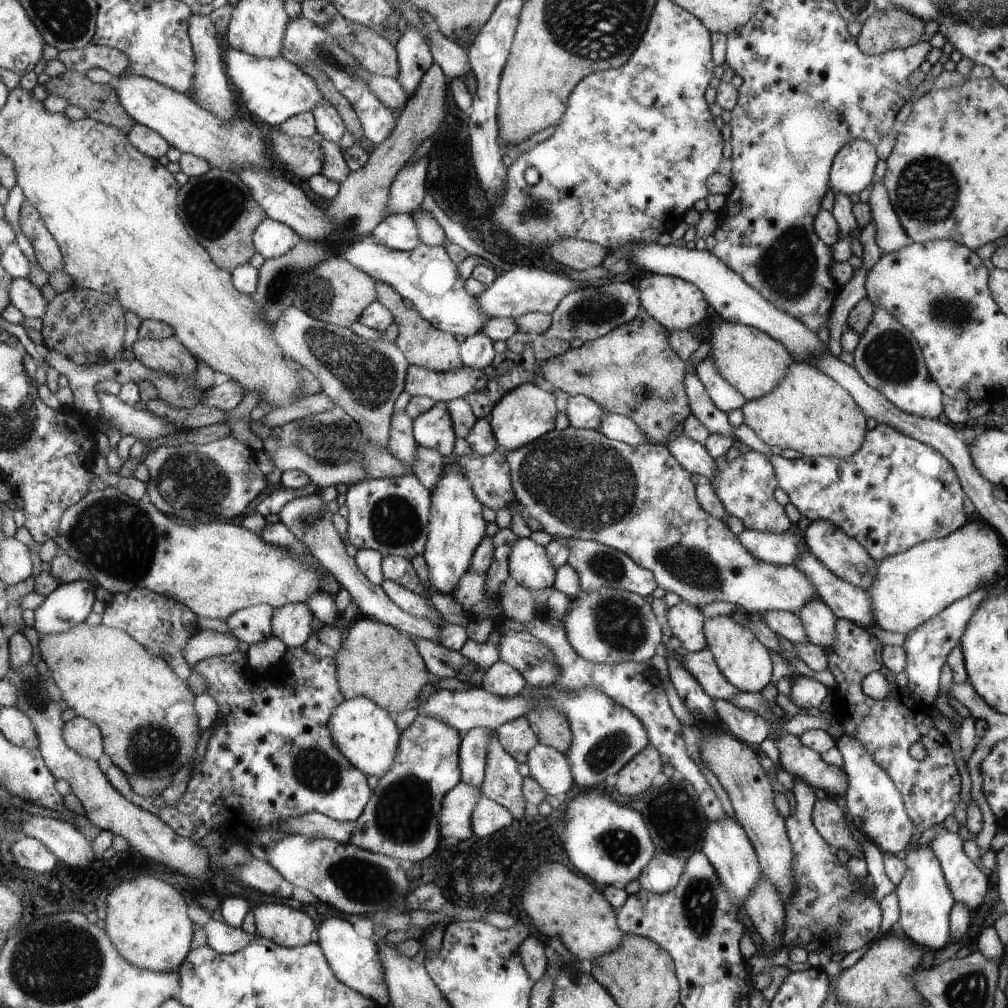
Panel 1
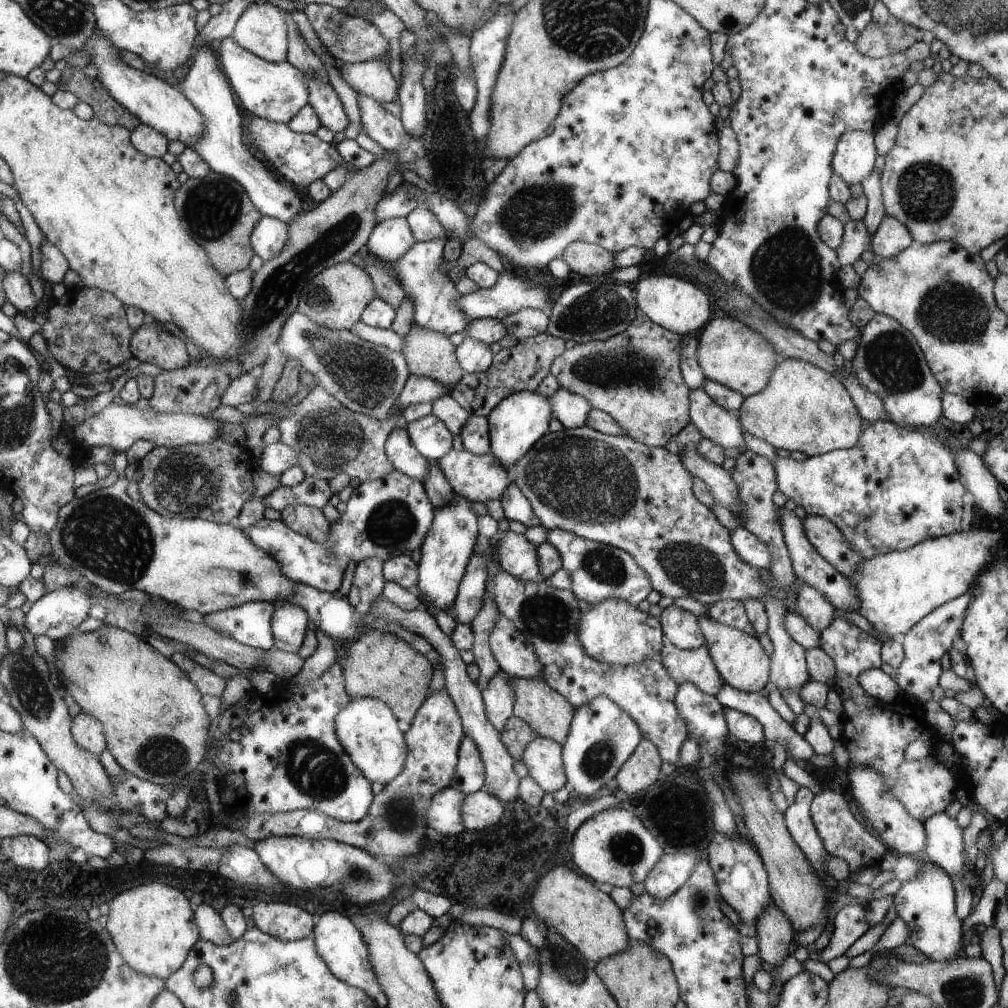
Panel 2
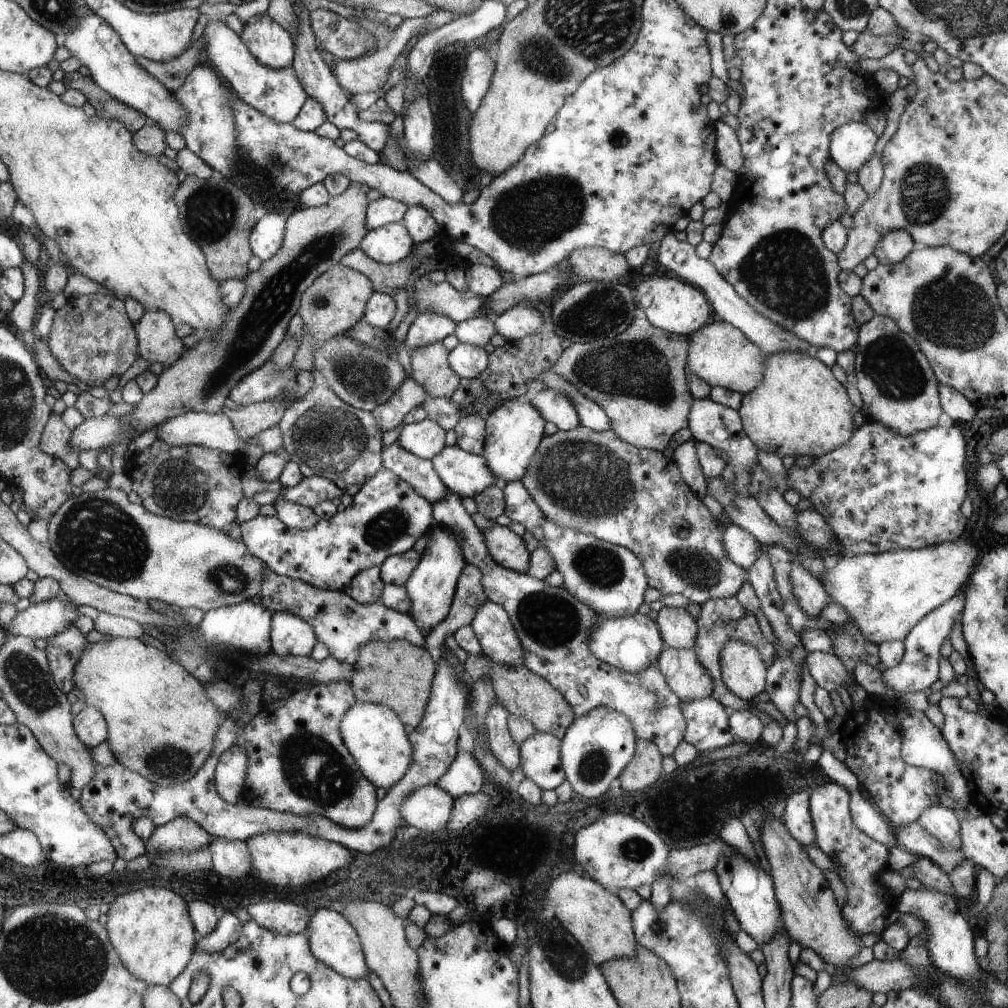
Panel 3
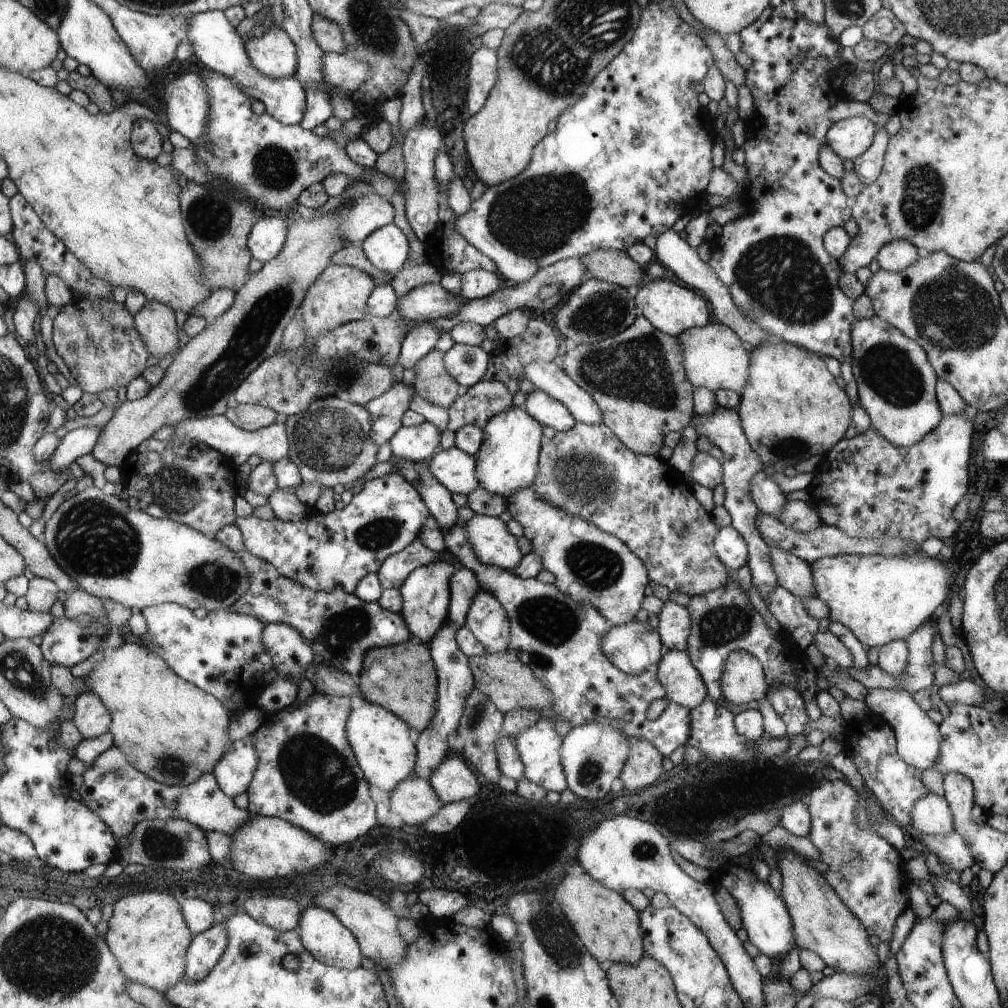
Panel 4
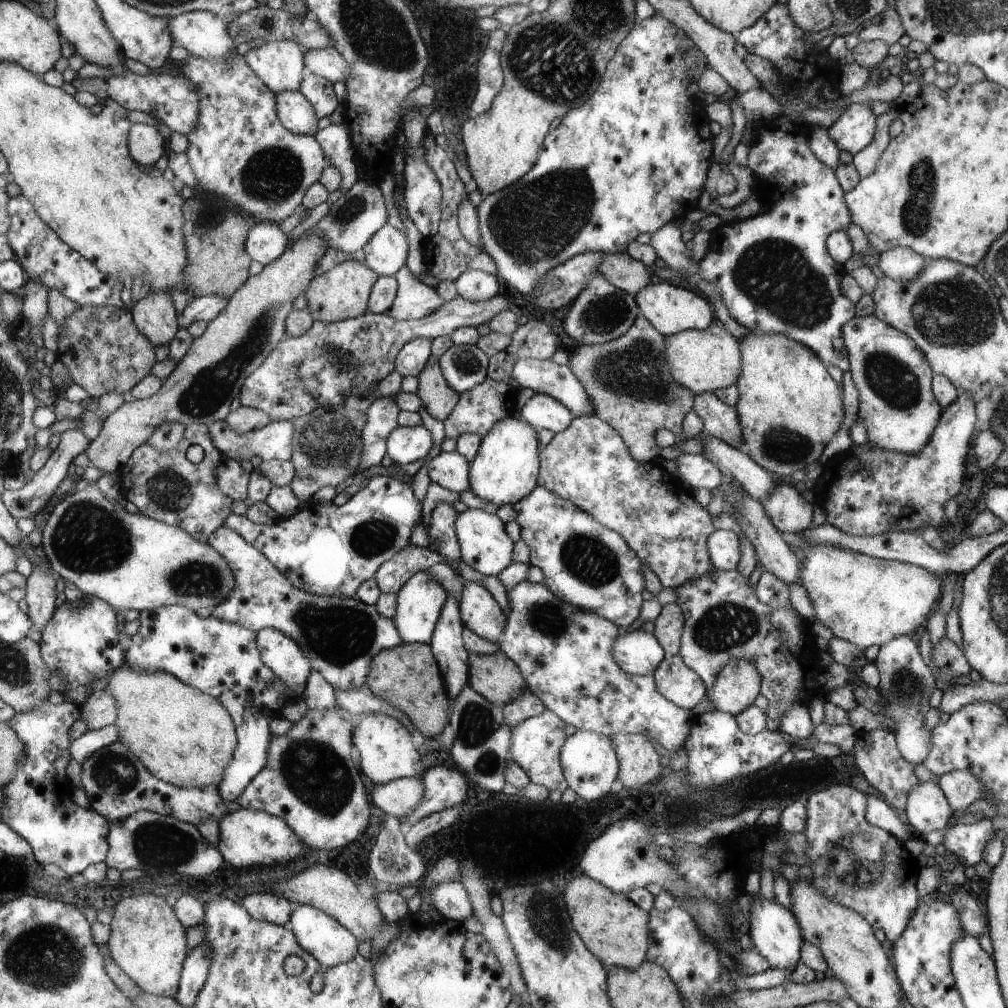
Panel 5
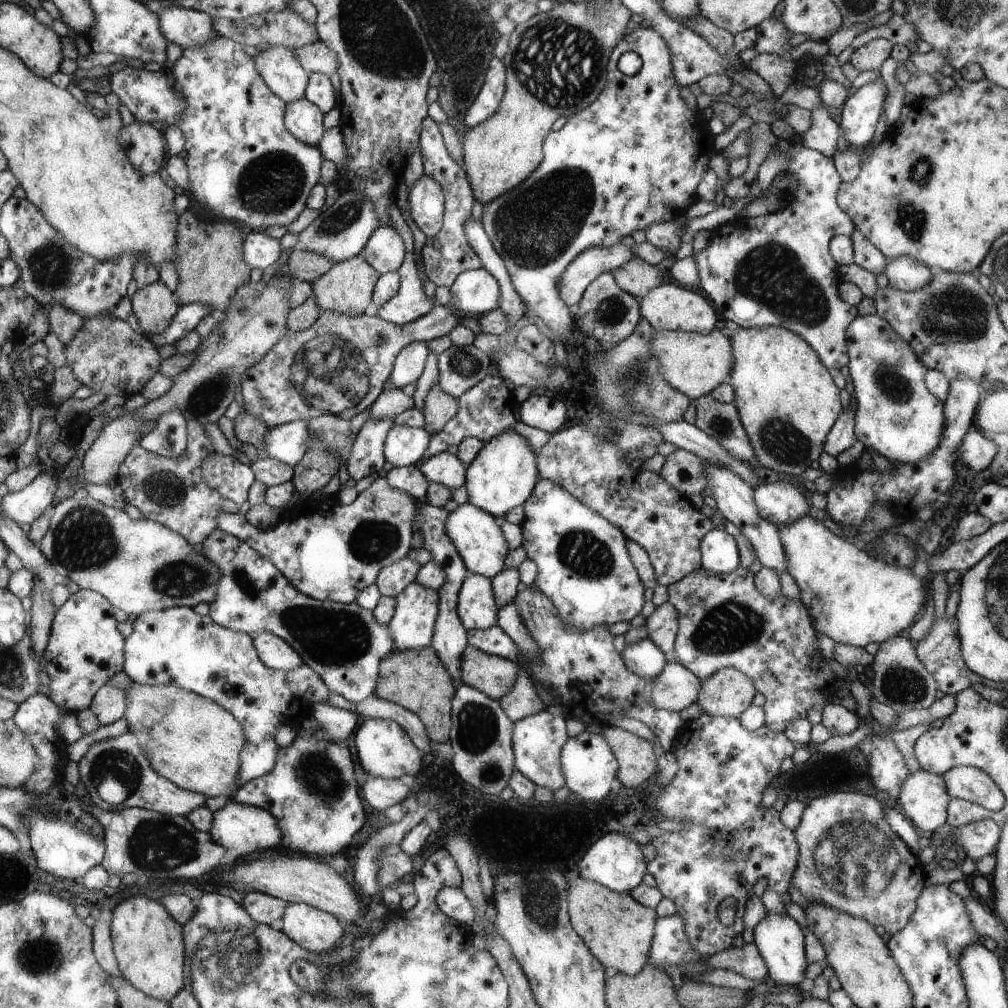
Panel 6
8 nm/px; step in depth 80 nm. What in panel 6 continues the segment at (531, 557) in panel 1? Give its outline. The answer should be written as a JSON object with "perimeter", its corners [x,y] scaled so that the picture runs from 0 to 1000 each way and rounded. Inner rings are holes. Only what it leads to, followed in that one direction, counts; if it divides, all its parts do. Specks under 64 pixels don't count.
{"perimeter":[[[464,498],[445,508],[445,513],[441,519],[445,533],[449,535],[456,547],[465,568],[478,570],[488,575],[501,563],[506,544],[505,537],[497,525],[495,514]]]}

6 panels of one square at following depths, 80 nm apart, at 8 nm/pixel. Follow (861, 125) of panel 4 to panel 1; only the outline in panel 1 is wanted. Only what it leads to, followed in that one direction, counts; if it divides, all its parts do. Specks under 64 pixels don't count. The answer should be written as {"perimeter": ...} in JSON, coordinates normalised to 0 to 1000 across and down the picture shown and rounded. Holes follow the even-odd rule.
{"perimeter":[[[854,138],[840,141],[826,160],[822,173],[823,188],[839,194],[852,192],[865,181],[871,159],[866,143]]]}

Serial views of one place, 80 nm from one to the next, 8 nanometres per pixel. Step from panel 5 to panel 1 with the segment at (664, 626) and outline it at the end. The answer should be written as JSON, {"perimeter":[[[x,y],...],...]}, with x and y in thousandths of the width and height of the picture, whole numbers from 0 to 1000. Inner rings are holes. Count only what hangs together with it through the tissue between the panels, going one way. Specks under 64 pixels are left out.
{"perimeter":[[[675,596],[665,602],[659,614],[667,624],[674,643],[685,648],[701,643],[700,634],[696,628],[696,621],[700,615],[698,607],[683,596]]]}

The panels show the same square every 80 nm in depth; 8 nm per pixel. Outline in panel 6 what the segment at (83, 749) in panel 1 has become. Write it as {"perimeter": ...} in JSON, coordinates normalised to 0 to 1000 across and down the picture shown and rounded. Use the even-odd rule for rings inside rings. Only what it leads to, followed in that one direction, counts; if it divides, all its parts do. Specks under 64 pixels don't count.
{"perimeter":[[[101,680],[92,691],[88,703],[97,711],[99,719],[108,719],[119,714],[125,706],[126,692],[123,685]]]}

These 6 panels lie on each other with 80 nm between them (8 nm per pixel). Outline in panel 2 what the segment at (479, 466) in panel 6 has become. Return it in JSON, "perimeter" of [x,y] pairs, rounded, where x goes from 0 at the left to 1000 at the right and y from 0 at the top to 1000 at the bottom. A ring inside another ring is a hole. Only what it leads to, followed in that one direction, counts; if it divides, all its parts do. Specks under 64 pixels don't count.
{"perimeter":[[[514,388],[497,397],[484,411],[486,449],[494,453],[503,464],[512,461],[544,427],[544,420],[549,415],[545,395],[534,388]]]}

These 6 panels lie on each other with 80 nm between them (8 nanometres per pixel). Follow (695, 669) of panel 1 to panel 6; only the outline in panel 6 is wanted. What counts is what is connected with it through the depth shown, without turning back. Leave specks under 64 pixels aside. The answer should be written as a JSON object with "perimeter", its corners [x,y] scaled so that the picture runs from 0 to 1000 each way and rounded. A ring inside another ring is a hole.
{"perimeter":[[[669,654],[663,655],[659,667],[645,675],[644,692],[654,703],[679,704],[691,696],[695,687],[695,673]]]}

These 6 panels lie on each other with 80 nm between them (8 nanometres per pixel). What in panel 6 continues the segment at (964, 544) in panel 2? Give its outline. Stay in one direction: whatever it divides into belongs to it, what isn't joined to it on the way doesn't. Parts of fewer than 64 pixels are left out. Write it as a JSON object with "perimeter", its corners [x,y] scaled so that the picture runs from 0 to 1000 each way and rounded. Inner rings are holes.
{"perimeter":[[[804,511],[797,512],[785,521],[772,524],[783,555],[781,567],[793,581],[795,597],[803,603],[811,624],[823,631],[827,637],[856,644],[863,637],[875,640],[882,633],[895,630],[899,623],[904,623],[905,615],[909,615],[913,605],[917,603],[921,593],[919,579],[905,567],[905,563],[864,553],[858,546],[829,532]]]}

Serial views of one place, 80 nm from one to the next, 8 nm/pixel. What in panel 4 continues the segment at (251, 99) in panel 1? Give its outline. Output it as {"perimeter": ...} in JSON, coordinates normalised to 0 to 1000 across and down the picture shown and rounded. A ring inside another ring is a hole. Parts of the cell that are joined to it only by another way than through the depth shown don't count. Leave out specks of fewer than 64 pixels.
{"perimeter":[[[220,11],[193,13],[188,21],[188,40],[191,46],[192,57],[200,65],[230,78],[240,90],[261,106],[267,114],[284,124],[296,124],[302,119],[306,96],[303,86],[294,76],[271,78],[251,64],[243,49],[239,34],[230,27]]]}

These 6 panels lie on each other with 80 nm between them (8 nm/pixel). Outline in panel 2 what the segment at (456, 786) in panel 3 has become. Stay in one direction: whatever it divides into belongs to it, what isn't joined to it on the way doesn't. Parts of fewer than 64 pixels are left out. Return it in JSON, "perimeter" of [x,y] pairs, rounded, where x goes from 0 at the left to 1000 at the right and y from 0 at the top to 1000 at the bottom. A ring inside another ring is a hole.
{"perimeter":[[[466,729],[458,731],[456,754],[448,780],[462,788],[474,786],[481,777],[481,762],[474,739]]]}

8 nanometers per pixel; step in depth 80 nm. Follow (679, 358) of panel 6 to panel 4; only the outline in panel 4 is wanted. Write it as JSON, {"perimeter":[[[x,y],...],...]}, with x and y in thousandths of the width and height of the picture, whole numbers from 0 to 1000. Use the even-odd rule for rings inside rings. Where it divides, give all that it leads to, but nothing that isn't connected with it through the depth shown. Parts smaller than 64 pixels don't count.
{"perimeter":[[[709,317],[703,322],[680,327],[674,331],[673,337],[677,344],[680,370],[689,385],[700,384],[706,389],[710,386],[725,387],[733,392],[739,386],[747,361],[746,348],[723,323]]]}

